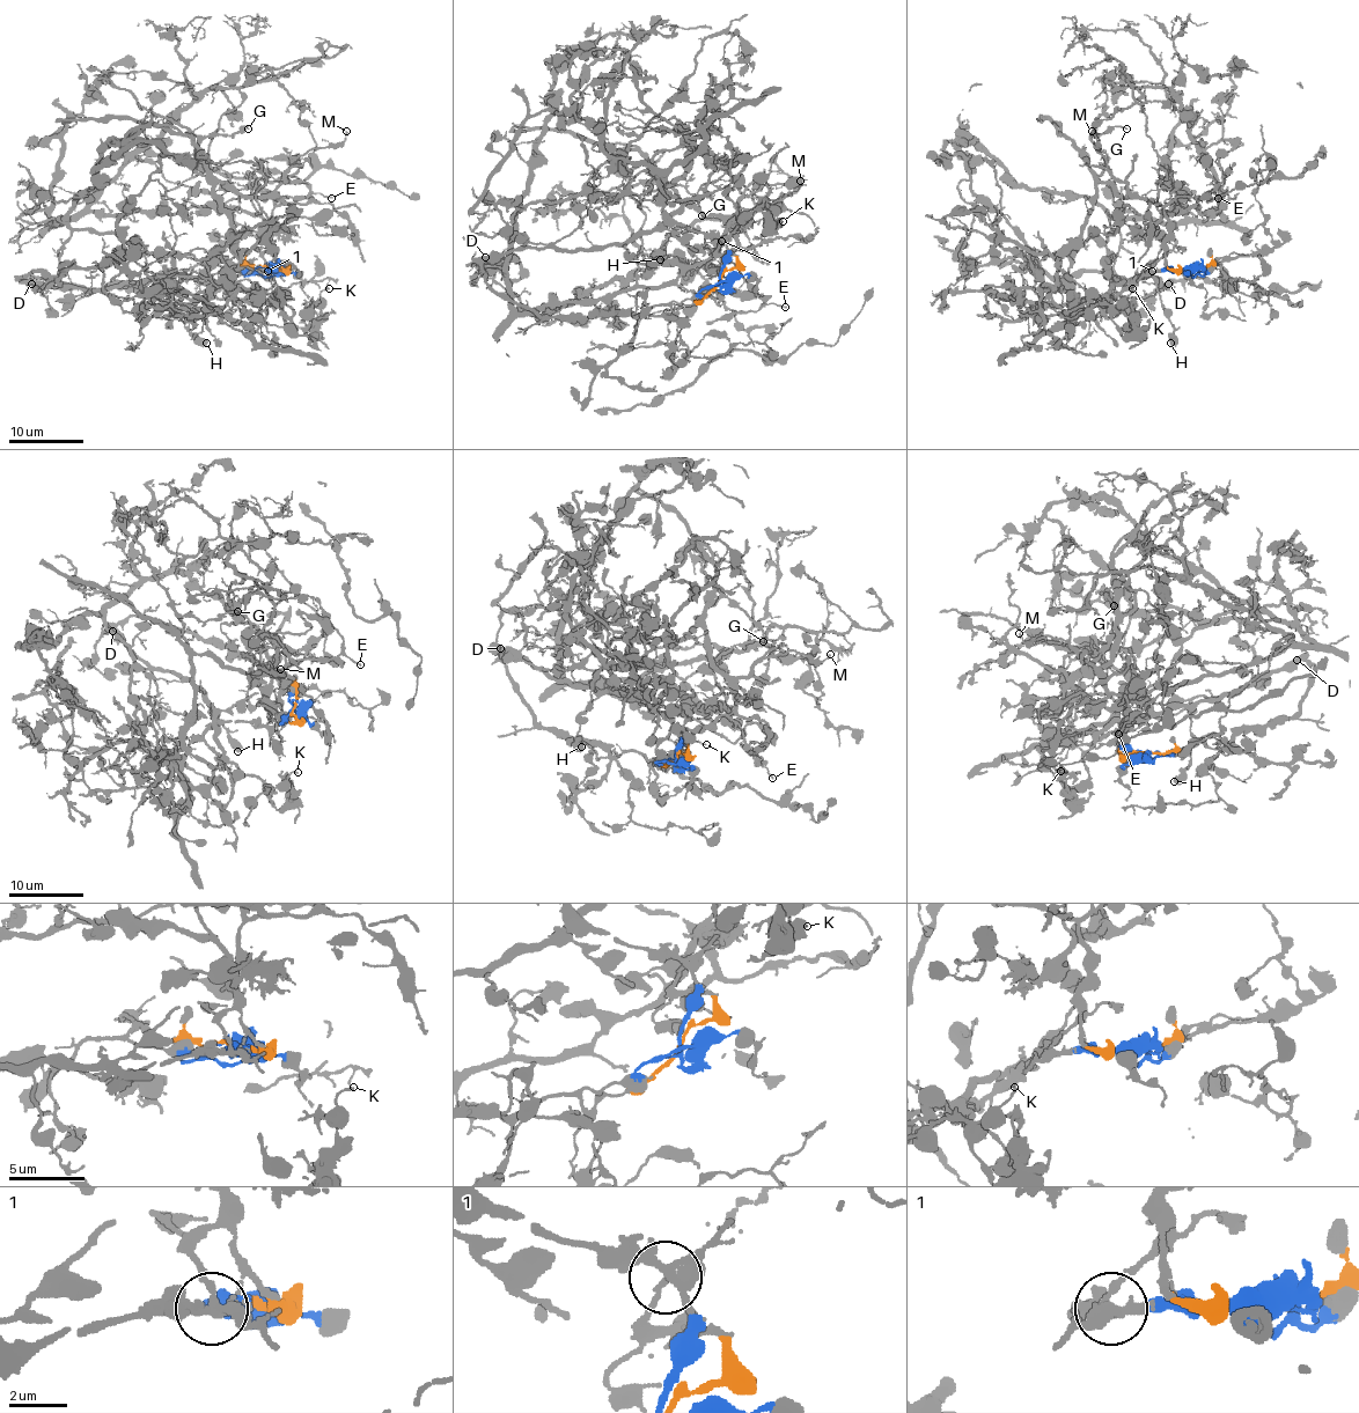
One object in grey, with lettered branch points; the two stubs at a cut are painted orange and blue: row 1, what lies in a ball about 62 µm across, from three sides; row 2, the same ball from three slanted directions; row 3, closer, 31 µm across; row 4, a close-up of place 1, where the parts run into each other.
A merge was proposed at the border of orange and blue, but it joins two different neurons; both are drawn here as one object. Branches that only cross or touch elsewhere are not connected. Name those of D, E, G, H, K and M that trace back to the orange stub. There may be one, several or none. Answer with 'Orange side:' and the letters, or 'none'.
Orange side: E, G, M

